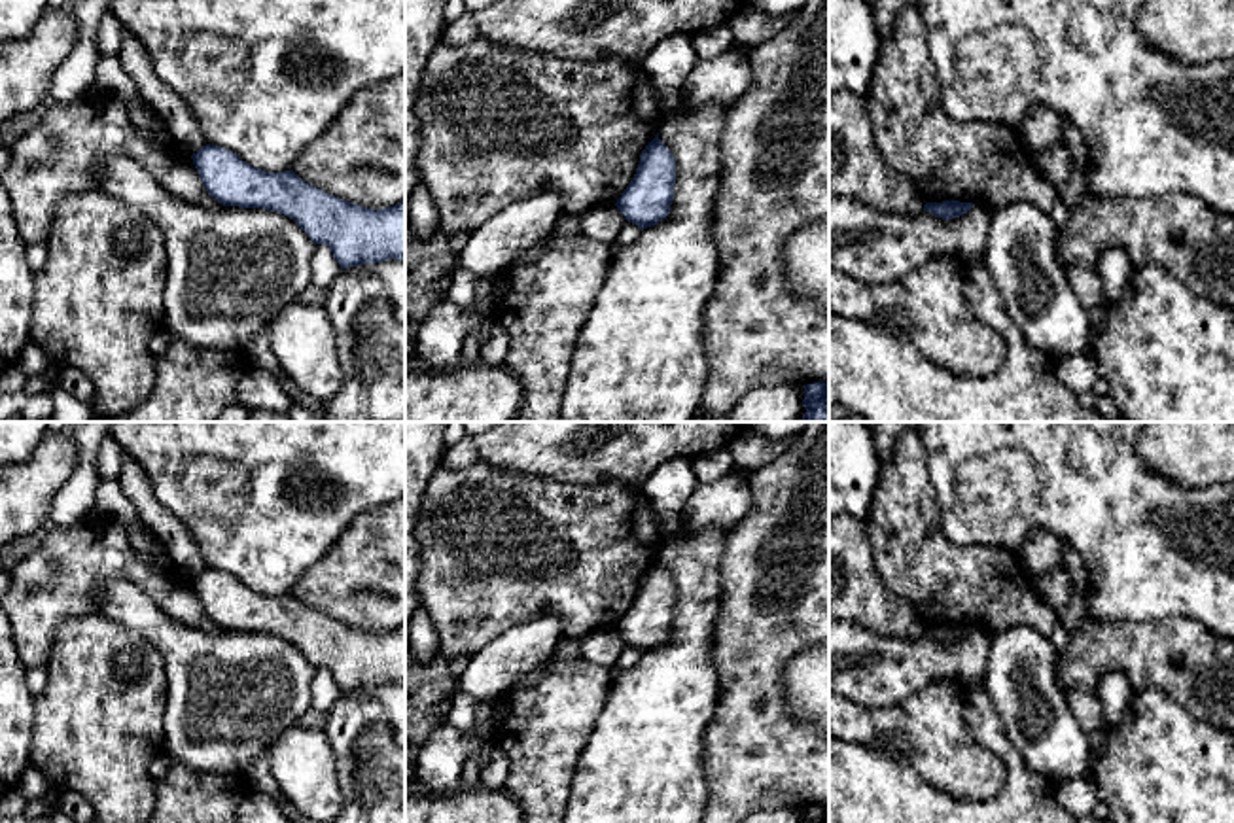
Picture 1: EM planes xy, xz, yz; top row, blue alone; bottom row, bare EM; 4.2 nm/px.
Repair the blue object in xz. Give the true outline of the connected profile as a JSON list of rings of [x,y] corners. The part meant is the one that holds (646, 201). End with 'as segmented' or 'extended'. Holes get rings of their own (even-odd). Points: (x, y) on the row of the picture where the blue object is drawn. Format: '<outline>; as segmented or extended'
[[[655,134],[642,151],[636,174],[615,206],[626,221],[636,223],[643,231],[670,214],[674,184],[676,159]]]; as segmented

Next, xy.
[[[206,144],[191,155],[208,195],[223,206],[280,212],[326,244],[341,269],[380,263],[405,263],[405,201],[390,208],[363,208],[329,195],[293,170],[265,172],[231,149]]]; as segmented

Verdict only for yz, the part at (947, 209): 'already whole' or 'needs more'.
already whole

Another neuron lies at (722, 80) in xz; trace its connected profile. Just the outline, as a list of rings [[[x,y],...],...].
[[[732,45],[717,57],[696,61],[681,89],[681,108],[695,110],[702,104],[715,104],[729,110],[749,83],[749,57]]]

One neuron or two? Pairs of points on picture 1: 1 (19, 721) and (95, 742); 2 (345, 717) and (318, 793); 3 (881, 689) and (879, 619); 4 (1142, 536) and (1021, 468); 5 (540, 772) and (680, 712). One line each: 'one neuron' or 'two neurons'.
1: two neurons
2: two neurons
3: two neurons
4: one neuron
5: two neurons

